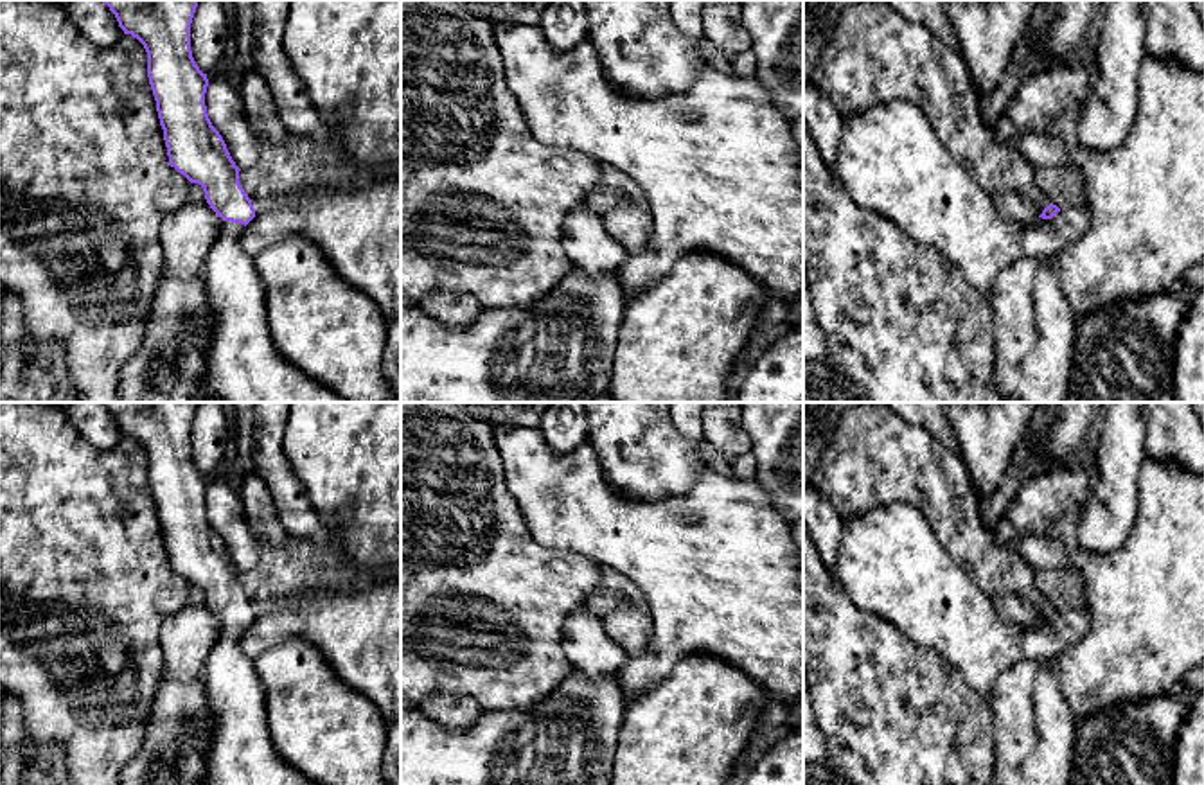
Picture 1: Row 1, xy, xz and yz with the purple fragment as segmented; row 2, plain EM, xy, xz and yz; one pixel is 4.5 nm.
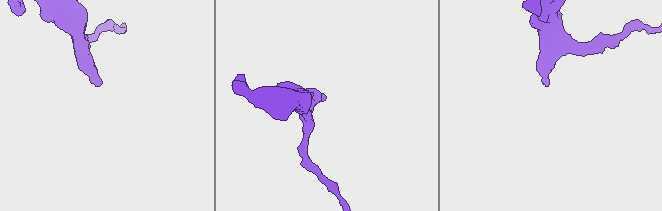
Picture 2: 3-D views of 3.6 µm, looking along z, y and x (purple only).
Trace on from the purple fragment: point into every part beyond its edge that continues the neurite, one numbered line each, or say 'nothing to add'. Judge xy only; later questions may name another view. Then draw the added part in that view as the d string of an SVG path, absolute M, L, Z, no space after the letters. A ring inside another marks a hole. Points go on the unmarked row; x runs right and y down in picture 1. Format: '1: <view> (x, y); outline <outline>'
1: xy (239, 751); outline M221 623L203 679L214 729L208 785L316 785L277 753L266 724L266 690L239 639L244 627Z

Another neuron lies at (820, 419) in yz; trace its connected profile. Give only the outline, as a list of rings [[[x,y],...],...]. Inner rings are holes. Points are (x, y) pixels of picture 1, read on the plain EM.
[[[803,402],[803,489],[812,483],[821,454],[843,413],[863,402]]]

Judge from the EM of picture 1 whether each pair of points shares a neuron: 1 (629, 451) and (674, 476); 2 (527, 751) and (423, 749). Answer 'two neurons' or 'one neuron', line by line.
1: one neuron
2: one neuron

